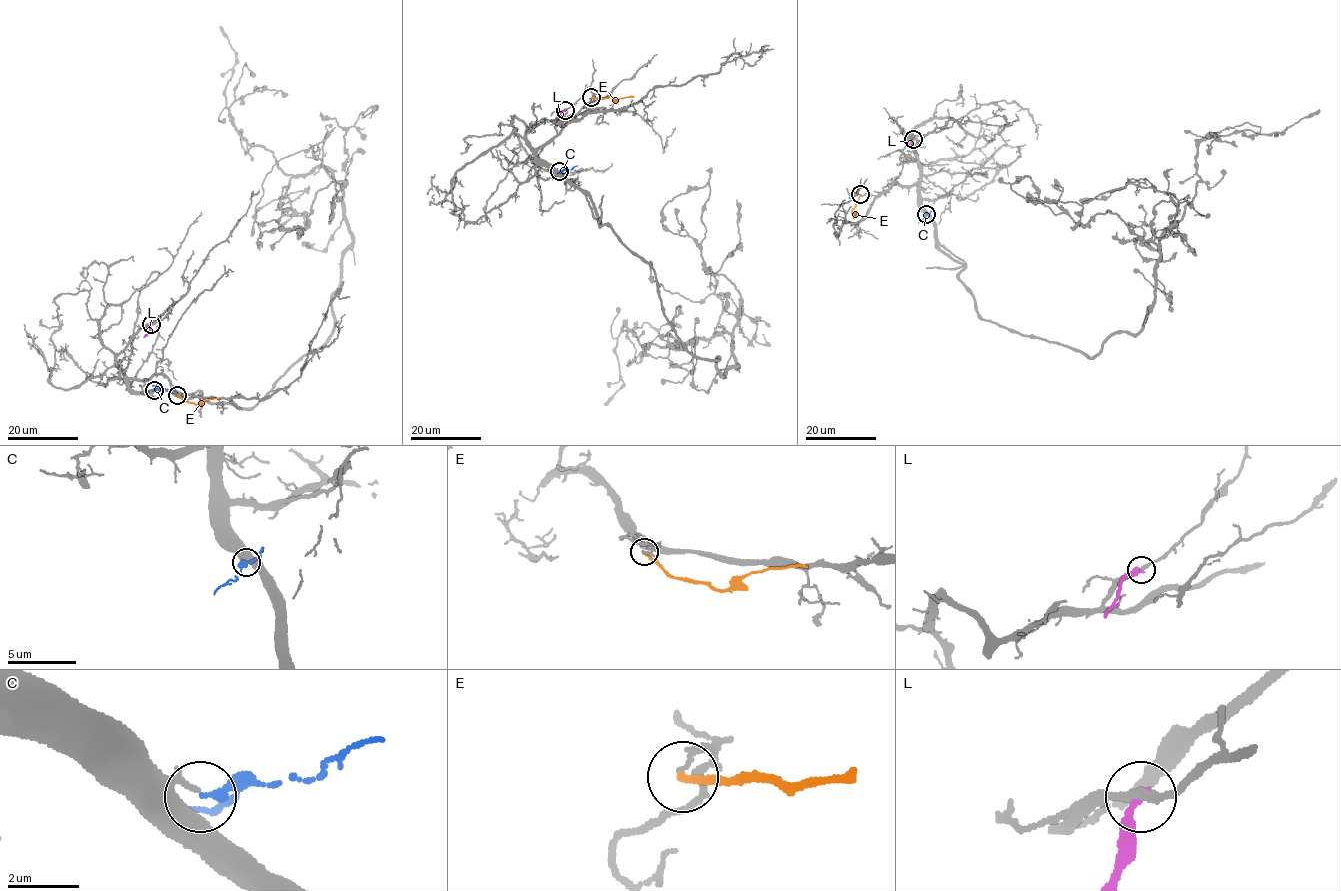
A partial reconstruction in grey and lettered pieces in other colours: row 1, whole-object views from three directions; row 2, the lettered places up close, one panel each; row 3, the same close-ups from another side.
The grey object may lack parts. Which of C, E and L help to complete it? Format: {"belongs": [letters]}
{"belongs": ["C"]}

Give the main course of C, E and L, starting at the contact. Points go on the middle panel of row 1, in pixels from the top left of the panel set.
C: (559, 171), (577, 166)
E: (591, 98), (634, 96)
L: (566, 110), (556, 122)

